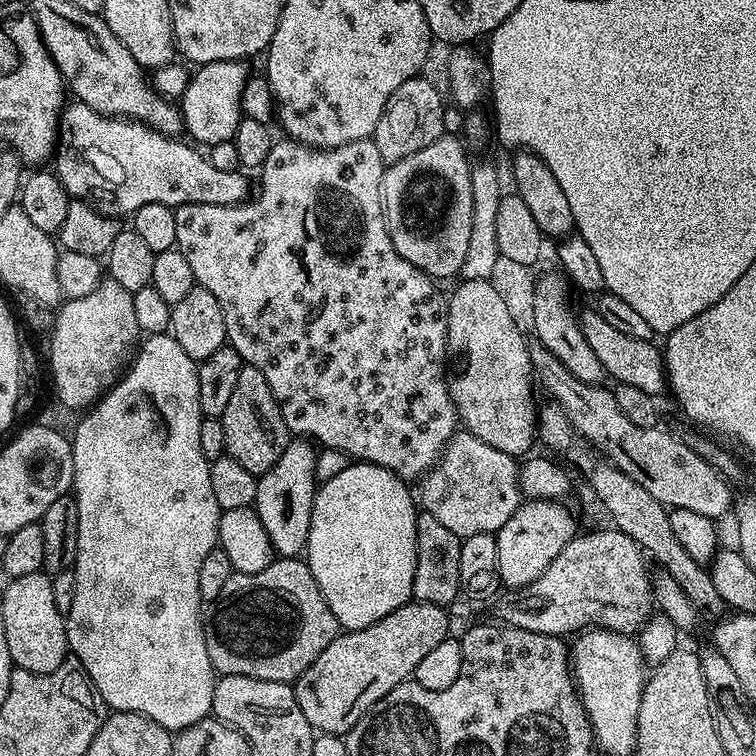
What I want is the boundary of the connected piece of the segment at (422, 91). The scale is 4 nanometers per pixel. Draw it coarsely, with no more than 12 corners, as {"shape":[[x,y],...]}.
{"shape":[[417,74],[390,94],[374,139],[385,165],[445,135],[446,105]]}

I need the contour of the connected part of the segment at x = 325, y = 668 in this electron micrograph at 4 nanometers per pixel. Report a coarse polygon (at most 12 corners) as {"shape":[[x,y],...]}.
{"shape":[[409,602],[337,634],[294,682],[306,722],[347,734],[449,639]]}

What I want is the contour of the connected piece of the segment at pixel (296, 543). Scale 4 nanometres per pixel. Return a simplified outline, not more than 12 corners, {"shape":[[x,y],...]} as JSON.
{"shape":[[289,439],[256,481],[254,507],[277,557],[307,549],[315,450]]}

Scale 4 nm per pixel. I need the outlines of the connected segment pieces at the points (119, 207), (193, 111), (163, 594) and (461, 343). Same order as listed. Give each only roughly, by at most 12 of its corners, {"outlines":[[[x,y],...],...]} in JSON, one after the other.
{"outlines":[[[72,102],[54,171],[104,214],[242,204],[245,173]],[[243,60],[201,64],[178,107],[197,145],[229,143],[242,119]],[[152,334],[71,437],[68,647],[112,712],[209,719],[222,509]],[[489,280],[447,297],[450,391],[470,434],[538,436],[529,341]]]}

